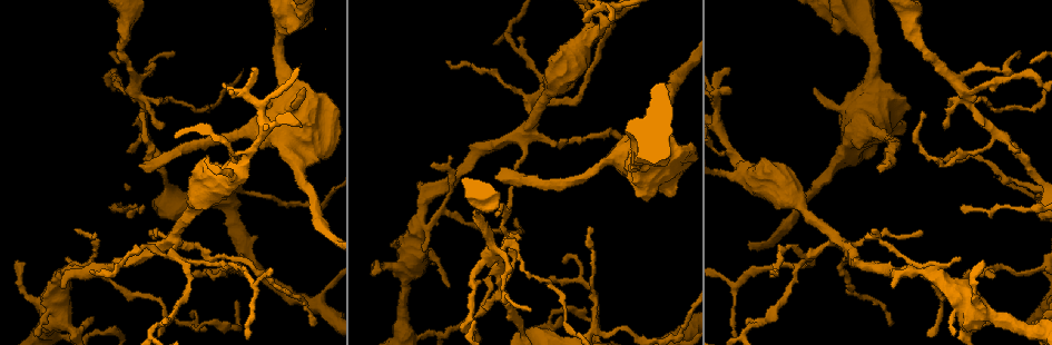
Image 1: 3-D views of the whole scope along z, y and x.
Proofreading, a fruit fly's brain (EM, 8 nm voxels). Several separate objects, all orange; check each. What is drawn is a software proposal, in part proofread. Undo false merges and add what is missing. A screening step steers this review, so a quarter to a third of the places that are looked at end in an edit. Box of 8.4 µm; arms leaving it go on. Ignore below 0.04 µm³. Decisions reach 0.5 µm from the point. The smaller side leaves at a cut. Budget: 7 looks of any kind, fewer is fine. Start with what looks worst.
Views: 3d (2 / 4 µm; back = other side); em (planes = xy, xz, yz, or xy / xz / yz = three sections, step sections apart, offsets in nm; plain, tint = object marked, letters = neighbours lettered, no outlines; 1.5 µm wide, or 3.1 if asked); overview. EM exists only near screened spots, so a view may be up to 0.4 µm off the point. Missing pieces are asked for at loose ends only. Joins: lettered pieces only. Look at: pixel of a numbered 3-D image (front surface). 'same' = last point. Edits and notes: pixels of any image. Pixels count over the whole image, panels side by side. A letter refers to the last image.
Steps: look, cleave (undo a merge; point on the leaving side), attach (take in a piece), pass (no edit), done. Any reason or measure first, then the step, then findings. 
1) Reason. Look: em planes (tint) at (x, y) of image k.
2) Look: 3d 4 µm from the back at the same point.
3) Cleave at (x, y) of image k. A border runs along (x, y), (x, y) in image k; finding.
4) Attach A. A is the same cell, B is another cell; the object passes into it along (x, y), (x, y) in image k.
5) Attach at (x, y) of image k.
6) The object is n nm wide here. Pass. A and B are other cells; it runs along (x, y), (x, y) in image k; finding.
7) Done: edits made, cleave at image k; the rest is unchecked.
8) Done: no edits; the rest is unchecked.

Long arm stops here. Look: em planes (plain) at (495, 177) of image 1.

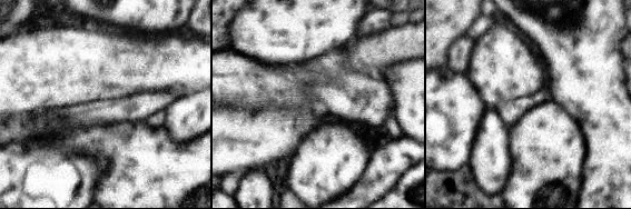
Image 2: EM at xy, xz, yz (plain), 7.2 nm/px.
What lies round it. Look: em planes (letters) at the same point.

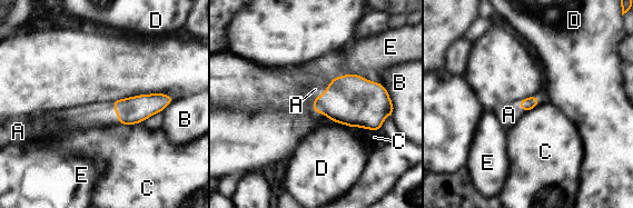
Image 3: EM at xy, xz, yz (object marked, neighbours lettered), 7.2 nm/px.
Attach A. A is the same cell, B, C, D and E are other cells; the object passes into it along (352, 100), (325, 92), (315, 89) in image 3; the neuron continues.

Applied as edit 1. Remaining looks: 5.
Look: overview.

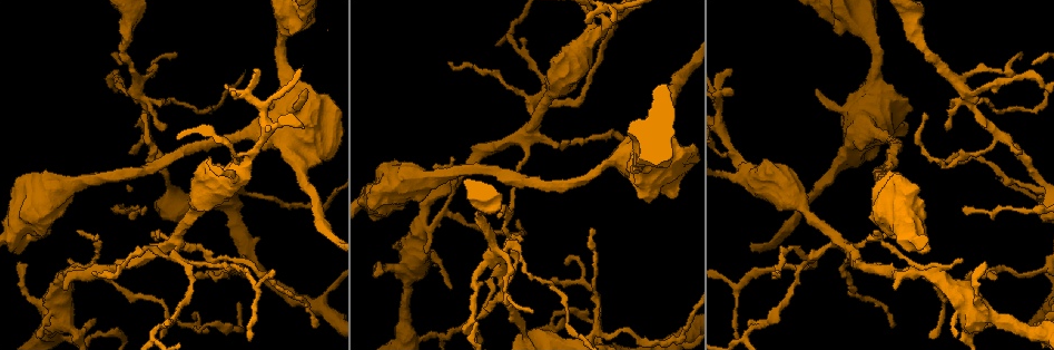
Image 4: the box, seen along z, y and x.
Thick turns thin. Look: 3d 4 µm at (46, 331) of image 4.

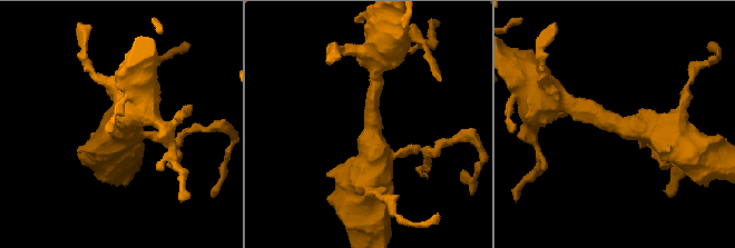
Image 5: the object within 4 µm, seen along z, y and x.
3 arms meet here. Look: em planes (tint) at (126, 128) of image 5.

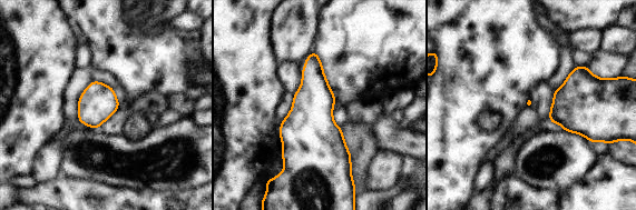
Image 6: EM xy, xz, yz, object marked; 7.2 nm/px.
See the neighbours. Look: em planes (letters) at the same point.

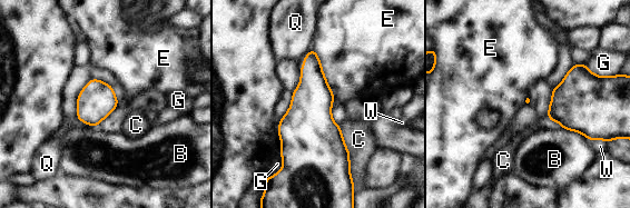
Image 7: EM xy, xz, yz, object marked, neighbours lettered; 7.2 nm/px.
Pass. B, C, E, G, Q and W are other cells; a border runs along (313, 48), (336, 99) in image 7; one neuron here.

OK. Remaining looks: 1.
Done: edits made, attach at image 3; the rest is unchecked.

